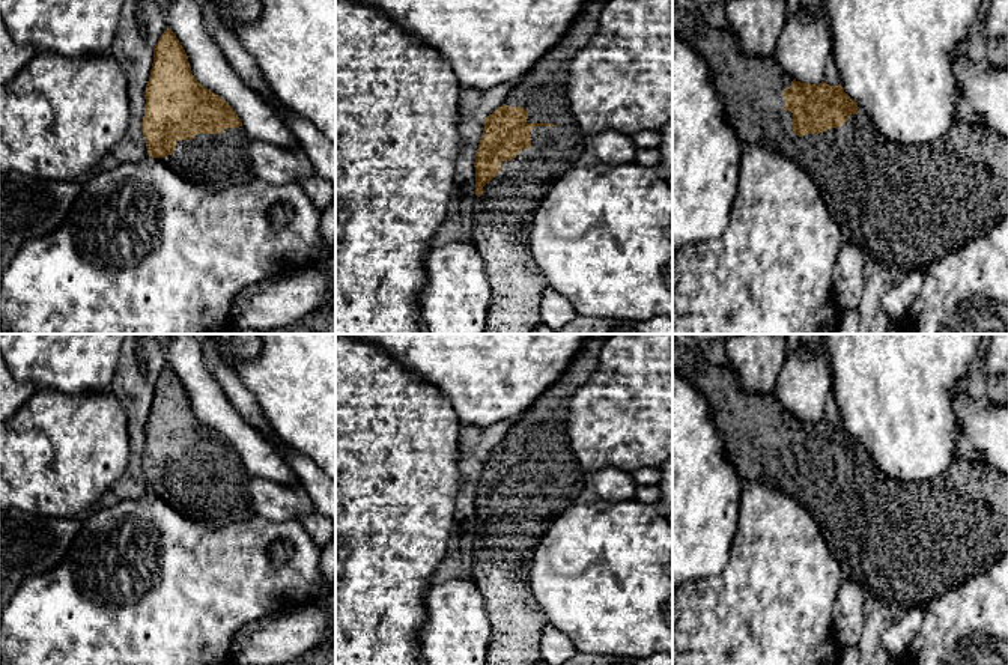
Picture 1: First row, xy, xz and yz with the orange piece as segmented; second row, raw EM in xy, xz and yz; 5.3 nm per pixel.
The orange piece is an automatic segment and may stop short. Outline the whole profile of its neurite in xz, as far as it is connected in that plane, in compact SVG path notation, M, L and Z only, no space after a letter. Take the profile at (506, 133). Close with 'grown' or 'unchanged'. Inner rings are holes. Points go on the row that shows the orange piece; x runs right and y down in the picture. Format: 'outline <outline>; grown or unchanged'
outline M606 2L587 3L566 35L515 83L502 105L484 117L472 203L472 244L490 284L484 334L531 334L542 323L540 302L549 286L531 251L534 214L554 184L576 167L587 150L587 135L567 96L569 65L597 32Z; grown

